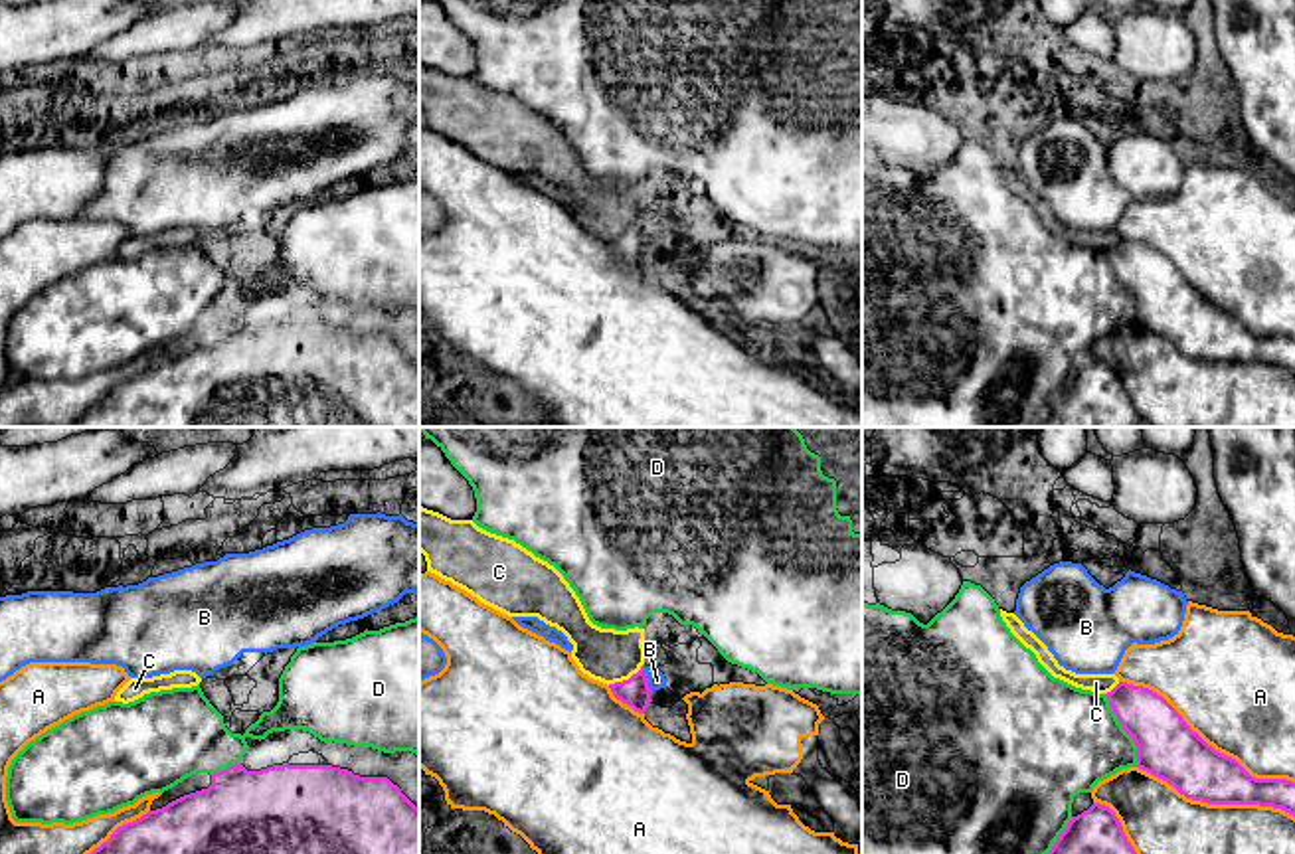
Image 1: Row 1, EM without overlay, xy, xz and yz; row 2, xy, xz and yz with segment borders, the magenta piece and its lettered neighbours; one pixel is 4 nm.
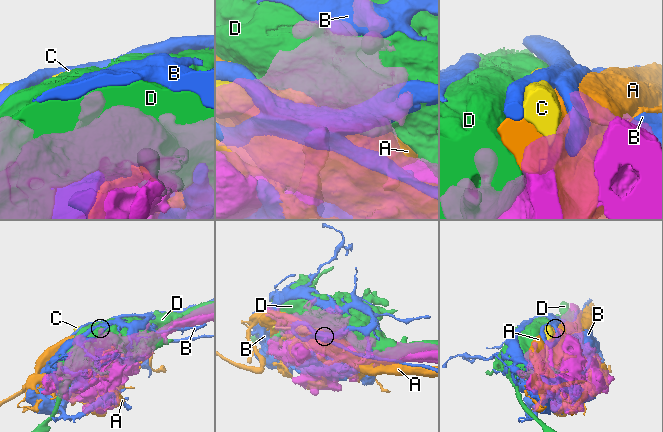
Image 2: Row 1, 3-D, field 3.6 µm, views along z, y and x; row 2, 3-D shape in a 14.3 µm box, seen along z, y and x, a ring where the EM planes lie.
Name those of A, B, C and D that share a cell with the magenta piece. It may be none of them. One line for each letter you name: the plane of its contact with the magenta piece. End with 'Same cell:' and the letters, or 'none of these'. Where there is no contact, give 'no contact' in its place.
Same cell: none of these

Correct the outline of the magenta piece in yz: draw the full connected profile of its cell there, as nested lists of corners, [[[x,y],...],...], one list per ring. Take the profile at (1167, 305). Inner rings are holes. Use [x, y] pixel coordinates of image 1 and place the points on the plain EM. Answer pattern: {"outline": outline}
{"outline": [[[1119,239],[1105,251],[1137,302],[1137,324],[1180,352],[1208,362],[1259,362],[1295,374],[1295,340],[1255,336],[1236,316],[1208,302],[1157,249]]]}

